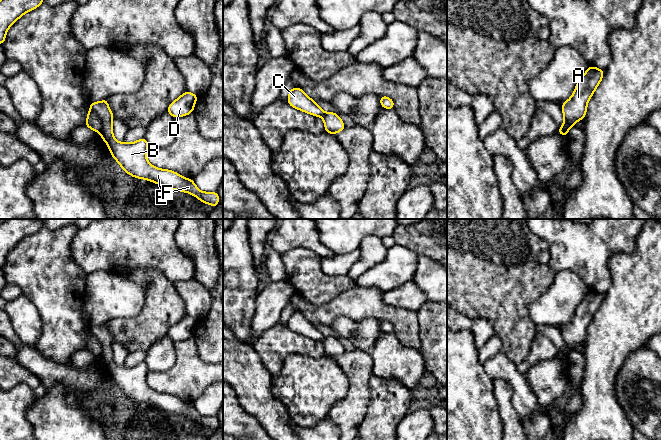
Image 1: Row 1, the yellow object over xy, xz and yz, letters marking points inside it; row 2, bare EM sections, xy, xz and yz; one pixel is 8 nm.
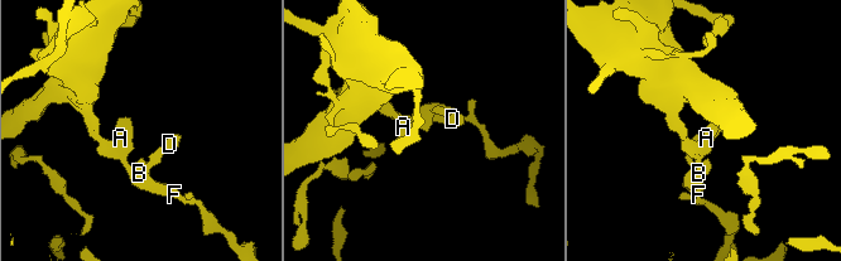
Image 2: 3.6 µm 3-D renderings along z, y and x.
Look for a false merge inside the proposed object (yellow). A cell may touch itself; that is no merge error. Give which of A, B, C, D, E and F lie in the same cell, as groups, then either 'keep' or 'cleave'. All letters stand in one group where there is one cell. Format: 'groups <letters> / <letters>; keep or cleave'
groups A B D E F / C; cleave

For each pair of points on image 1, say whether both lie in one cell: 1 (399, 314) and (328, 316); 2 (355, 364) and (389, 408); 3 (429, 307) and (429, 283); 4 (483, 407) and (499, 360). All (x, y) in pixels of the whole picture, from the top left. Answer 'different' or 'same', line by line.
1: same
2: different
3: different
4: different

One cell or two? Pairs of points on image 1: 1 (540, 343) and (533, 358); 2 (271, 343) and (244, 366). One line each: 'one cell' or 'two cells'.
1: one cell
2: two cells

